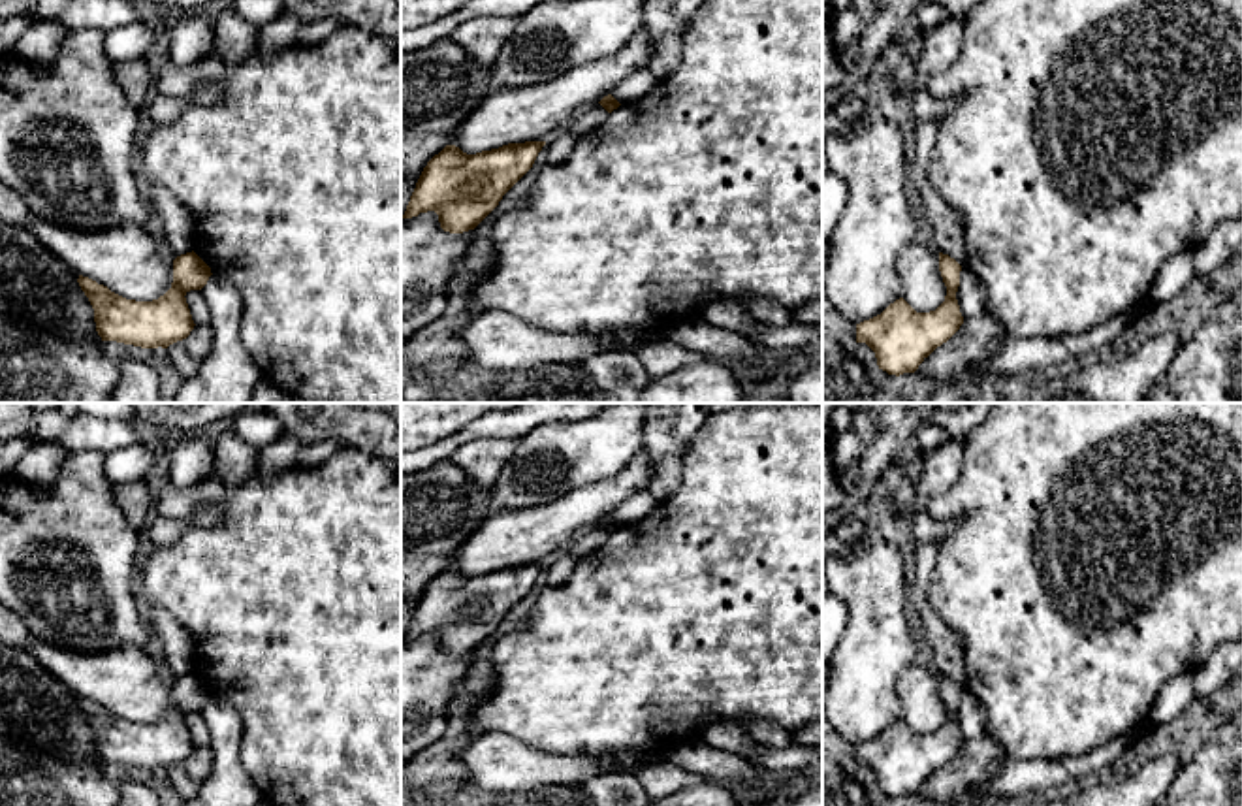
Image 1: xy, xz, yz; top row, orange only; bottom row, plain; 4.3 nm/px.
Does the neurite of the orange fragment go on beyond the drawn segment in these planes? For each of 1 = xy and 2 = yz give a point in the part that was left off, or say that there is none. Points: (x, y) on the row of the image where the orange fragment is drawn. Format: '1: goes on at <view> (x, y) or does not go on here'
1: does not go on here
2: does not go on here

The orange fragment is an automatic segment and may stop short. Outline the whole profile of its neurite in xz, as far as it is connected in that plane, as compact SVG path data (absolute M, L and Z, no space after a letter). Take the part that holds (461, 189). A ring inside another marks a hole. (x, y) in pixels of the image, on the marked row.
M508 143L476 154L446 145L423 168L403 218L435 211L444 232L474 230L533 168L544 145Z

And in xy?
M192 250L173 260L171 288L152 301L126 299L107 286L79 275L77 282L94 309L102 341L117 341L141 348L167 348L194 330L186 303L190 290L201 290L211 267Z

